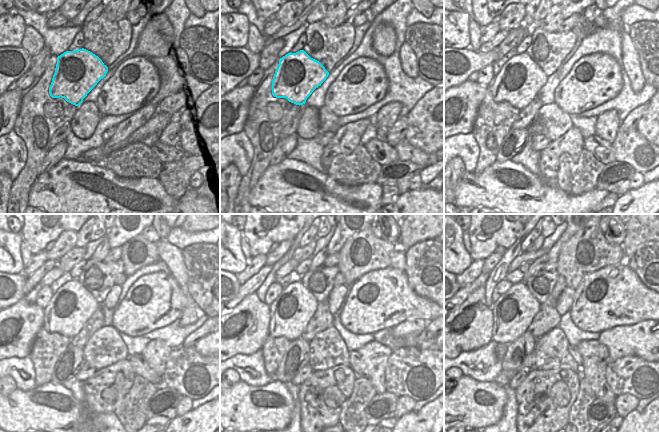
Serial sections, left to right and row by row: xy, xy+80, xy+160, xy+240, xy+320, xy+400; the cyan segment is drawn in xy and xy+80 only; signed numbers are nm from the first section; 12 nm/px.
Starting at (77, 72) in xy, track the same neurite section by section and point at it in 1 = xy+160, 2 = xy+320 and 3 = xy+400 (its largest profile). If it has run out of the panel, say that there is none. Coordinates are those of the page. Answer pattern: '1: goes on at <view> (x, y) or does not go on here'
1: goes on at xy+160 (519, 81)
2: goes on at xy+320 (290, 312)
3: goes on at xy+400 (513, 312)

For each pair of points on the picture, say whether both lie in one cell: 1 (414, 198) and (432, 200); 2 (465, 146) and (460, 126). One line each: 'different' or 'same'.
1: same
2: different

